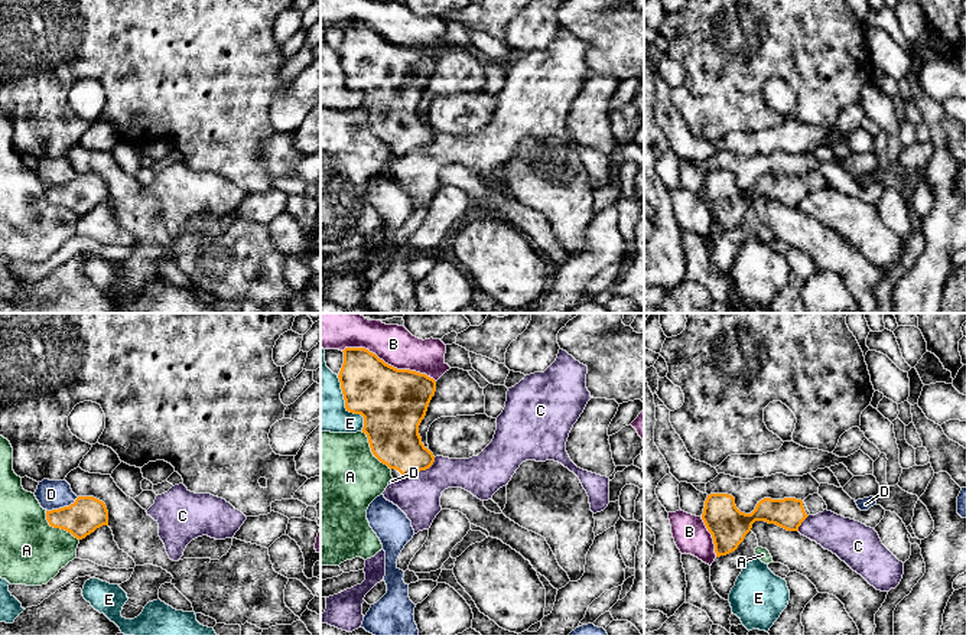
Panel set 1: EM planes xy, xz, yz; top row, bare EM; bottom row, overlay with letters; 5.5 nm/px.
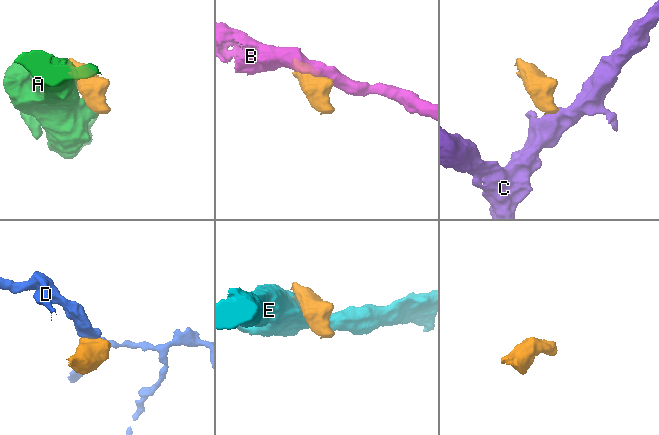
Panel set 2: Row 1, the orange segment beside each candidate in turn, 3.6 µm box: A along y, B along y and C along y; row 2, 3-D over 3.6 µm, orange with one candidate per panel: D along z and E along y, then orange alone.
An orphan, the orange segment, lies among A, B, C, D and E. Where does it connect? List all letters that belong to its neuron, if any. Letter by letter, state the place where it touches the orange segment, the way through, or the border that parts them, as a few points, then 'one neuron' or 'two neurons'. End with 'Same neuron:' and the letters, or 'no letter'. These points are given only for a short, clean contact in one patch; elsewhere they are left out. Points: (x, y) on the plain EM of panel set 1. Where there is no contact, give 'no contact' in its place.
A: xy (58, 204) | along xy (45, 188), (45, 195), (51, 202), (70, 208), (78, 217) | two neurons
B: xz (387, 41) | two neurons
C: xz (422, 146) | along xz (435, 134), (428, 145), (406, 153) | two neurons
D: xy (64, 184) | two neurons
E: xz (345, 84) | two neurons
Same neuron: no letter

